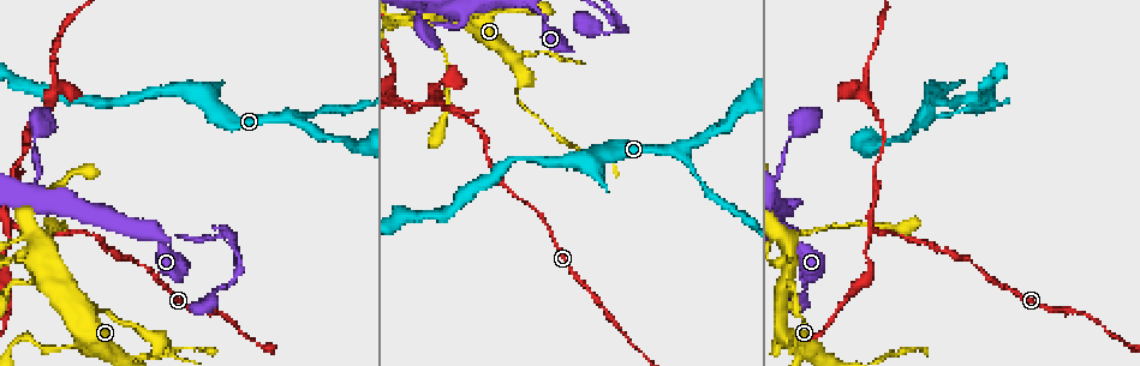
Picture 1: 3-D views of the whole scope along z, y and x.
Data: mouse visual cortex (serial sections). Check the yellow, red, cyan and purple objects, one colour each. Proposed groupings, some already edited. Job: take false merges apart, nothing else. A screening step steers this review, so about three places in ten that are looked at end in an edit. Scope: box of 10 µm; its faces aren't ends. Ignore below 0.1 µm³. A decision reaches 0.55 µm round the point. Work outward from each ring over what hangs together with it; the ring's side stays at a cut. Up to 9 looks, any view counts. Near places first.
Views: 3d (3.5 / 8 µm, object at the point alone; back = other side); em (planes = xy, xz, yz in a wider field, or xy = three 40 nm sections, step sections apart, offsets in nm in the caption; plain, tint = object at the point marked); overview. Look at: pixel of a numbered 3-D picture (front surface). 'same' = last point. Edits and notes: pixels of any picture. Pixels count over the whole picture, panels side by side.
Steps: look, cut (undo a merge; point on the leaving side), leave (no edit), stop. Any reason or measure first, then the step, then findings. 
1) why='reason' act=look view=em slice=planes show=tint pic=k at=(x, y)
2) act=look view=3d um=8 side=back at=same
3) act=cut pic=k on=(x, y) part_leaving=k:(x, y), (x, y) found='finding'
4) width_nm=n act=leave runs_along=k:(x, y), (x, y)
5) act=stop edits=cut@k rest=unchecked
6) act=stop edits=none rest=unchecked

why='abrupt turn' act=look view=3d um=3.5 pic=1 at=(223, 236)

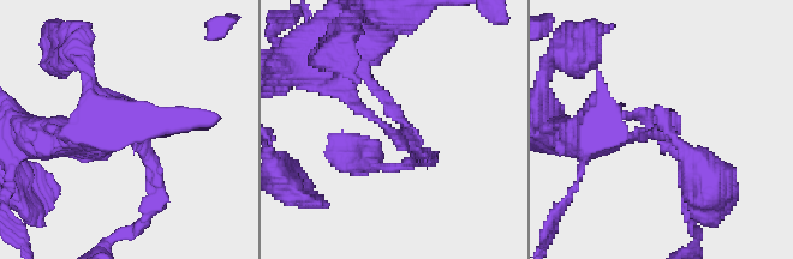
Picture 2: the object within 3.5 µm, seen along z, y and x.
act=leave runs_along=2:(329, 85), (340, 85), (429, 158) found='continuous, no second cell'

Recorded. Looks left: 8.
act=look view=3d um=3.5 pic=1 at=(671, 147)

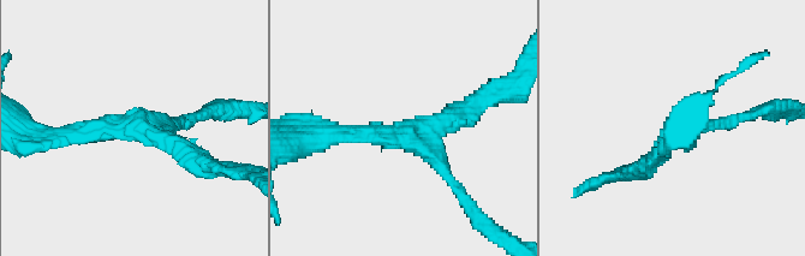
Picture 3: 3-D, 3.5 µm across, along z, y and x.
arms=3 arm_widths_nm=200,200,250 why='shape alone is not enough' act=look view=em slice=xy step=1 show=tint pic=3 at=(139, 128)

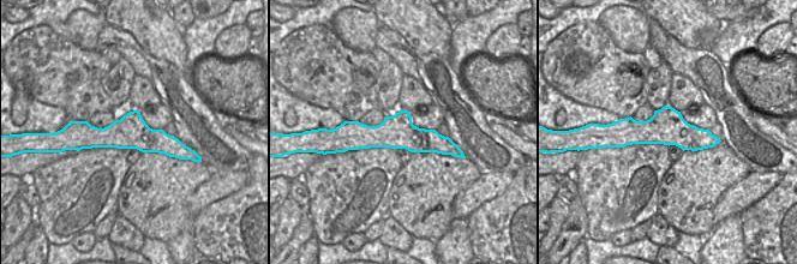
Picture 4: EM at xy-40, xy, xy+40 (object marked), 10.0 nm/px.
act=leave runs_along=3:(59, 135), (139, 128), (203, 164) found='one cell here'

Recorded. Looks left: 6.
why='small branch off a trunk' act=look view=3d um=8 pic=1 at=(790, 285)

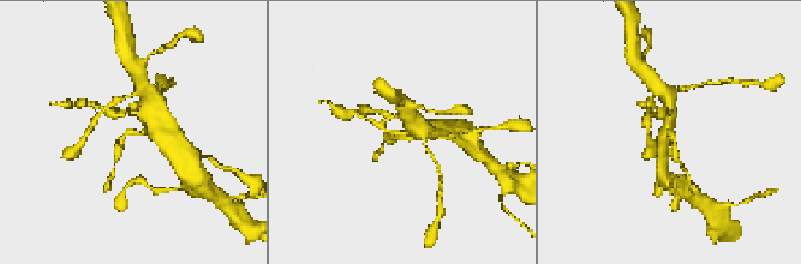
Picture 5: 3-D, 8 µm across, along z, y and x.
why='zoom in' act=look view=3d um=3.5 at=same

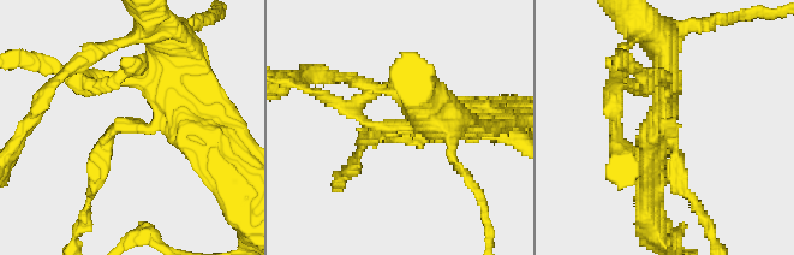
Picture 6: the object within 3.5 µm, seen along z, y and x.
arms=3 arm_widths_nm=150,350,400 why='now the EM' act=look view=em slice=xy step=1 show=tint pic=6 at=(151, 128)

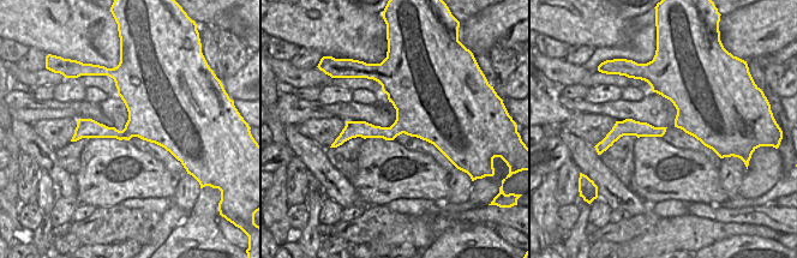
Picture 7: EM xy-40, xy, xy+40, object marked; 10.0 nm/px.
act=leave runs_along=6:(482, 113), (386, 126), (364, 138) found='continuous, no second cell'

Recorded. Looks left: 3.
why='sharp bend' act=look view=3d um=3.5 pic=1 at=(16, 228)

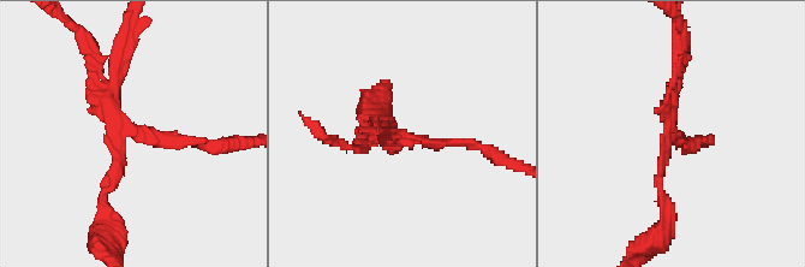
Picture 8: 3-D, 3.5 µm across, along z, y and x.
act=cut pic=8 on=(111, 174) found='two cells meet here'

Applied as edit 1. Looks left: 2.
act=stop edits=cut@8 rest=unchecked

